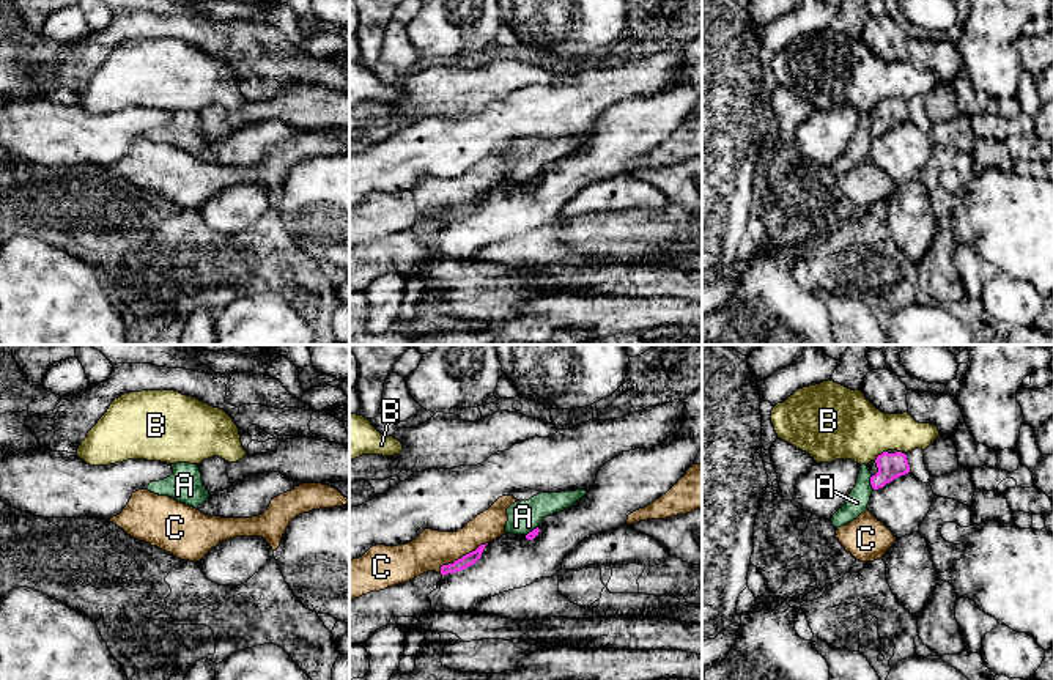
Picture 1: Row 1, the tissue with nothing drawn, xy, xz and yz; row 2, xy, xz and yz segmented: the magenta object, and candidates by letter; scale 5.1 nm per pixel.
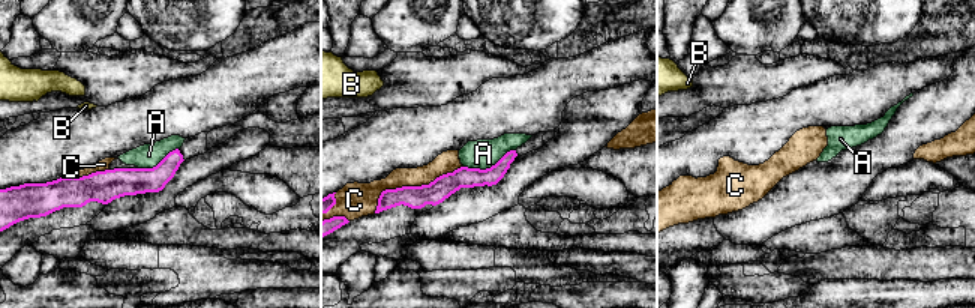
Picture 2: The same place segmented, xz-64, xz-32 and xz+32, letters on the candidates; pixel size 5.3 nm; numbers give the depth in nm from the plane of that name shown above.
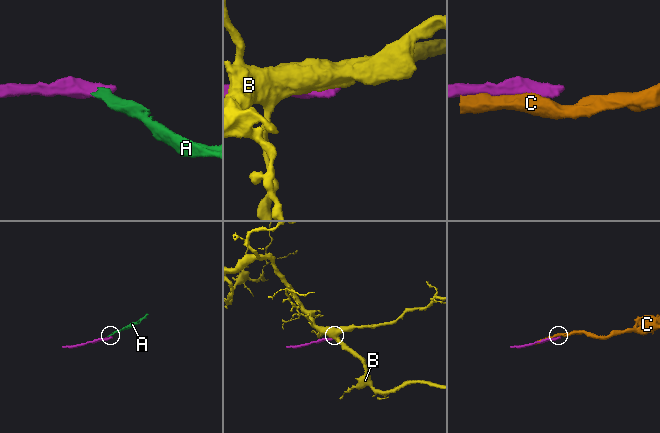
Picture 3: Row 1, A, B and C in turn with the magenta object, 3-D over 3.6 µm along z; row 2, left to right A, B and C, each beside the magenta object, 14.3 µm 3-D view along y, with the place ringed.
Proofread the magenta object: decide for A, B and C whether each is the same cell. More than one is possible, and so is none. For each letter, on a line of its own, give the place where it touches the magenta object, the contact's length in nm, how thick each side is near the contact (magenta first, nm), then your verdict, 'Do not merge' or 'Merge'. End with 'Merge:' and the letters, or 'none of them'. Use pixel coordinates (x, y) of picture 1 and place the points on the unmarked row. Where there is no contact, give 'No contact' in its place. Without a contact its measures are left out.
A: Touches magenta at yz (871, 129). Shared border 70 nm. Thickness 130 nm (magenta) against 120 nm. Do not merge
B: Touches magenta at yz (882, 101). Shared border 90 nm. Thickness 130 nm (magenta) against 360 nm. Do not merge
C: Touches magenta at xz (463, 203). Shared border 300 nm. Thickness 70 nm (magenta) against 200 nm. Do not merge
Merge: none of them

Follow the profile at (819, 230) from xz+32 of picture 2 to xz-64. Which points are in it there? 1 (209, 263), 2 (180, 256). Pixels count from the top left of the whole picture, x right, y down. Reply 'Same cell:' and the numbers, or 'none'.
Same cell: none

